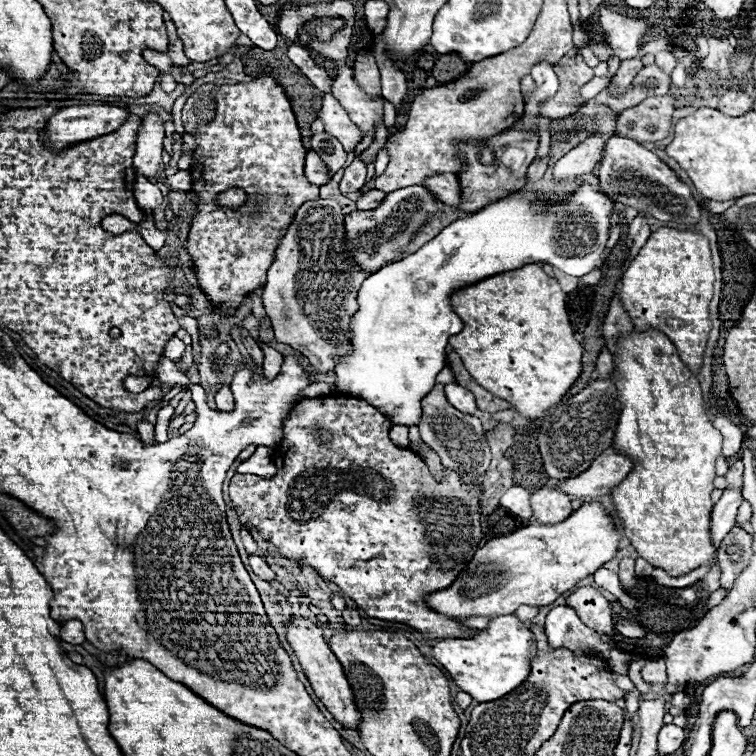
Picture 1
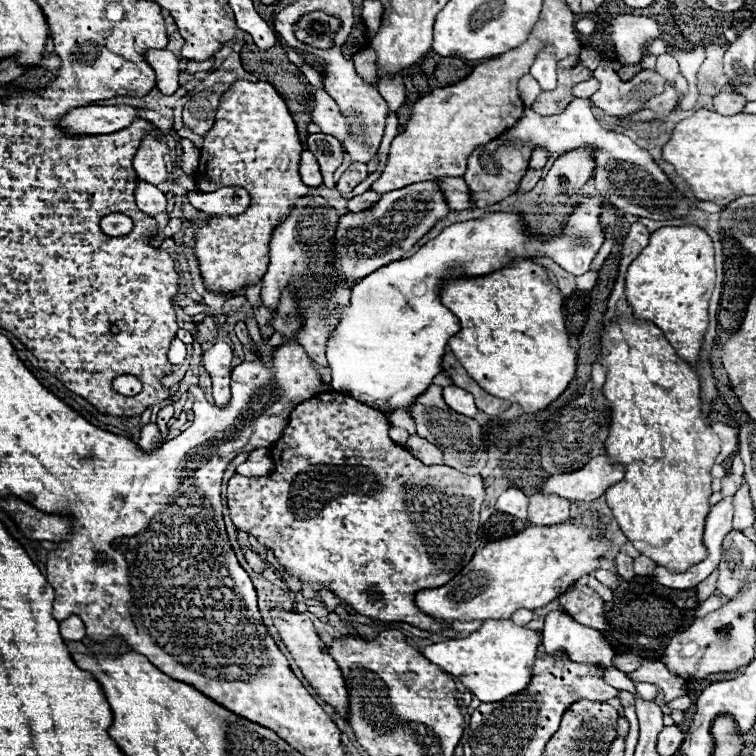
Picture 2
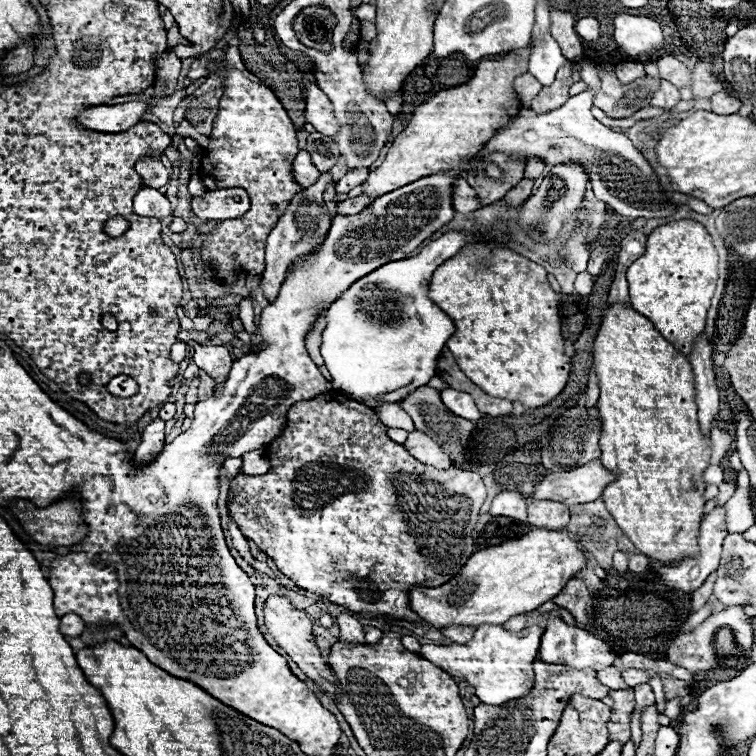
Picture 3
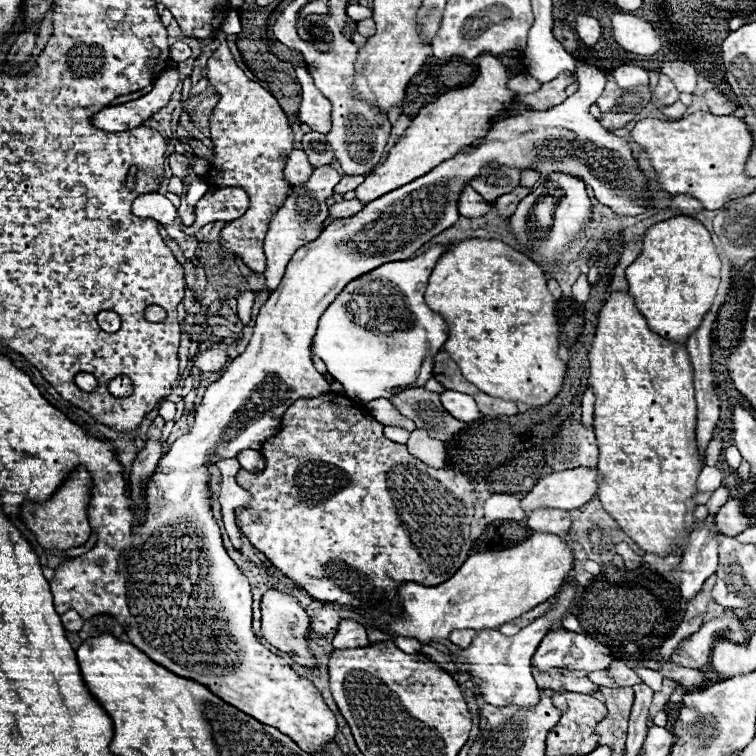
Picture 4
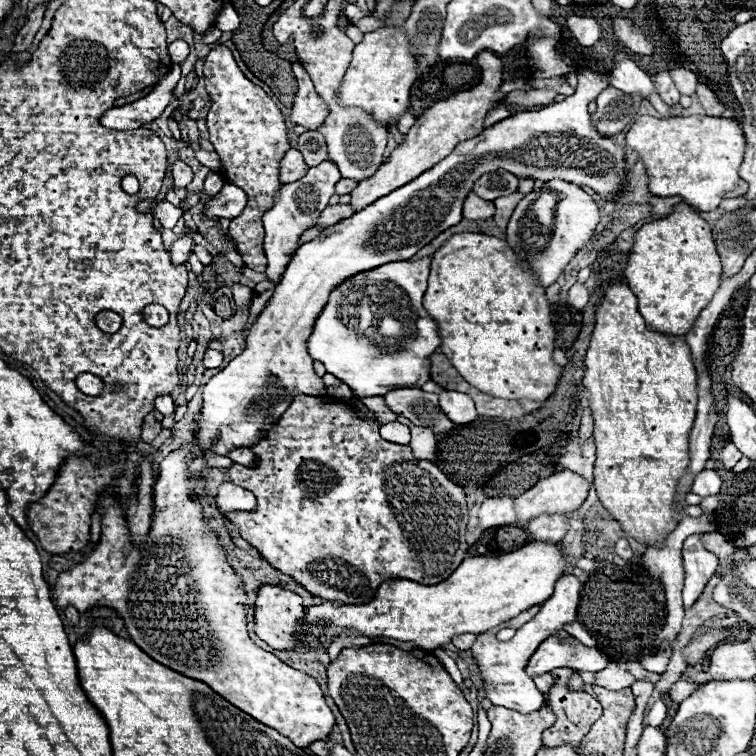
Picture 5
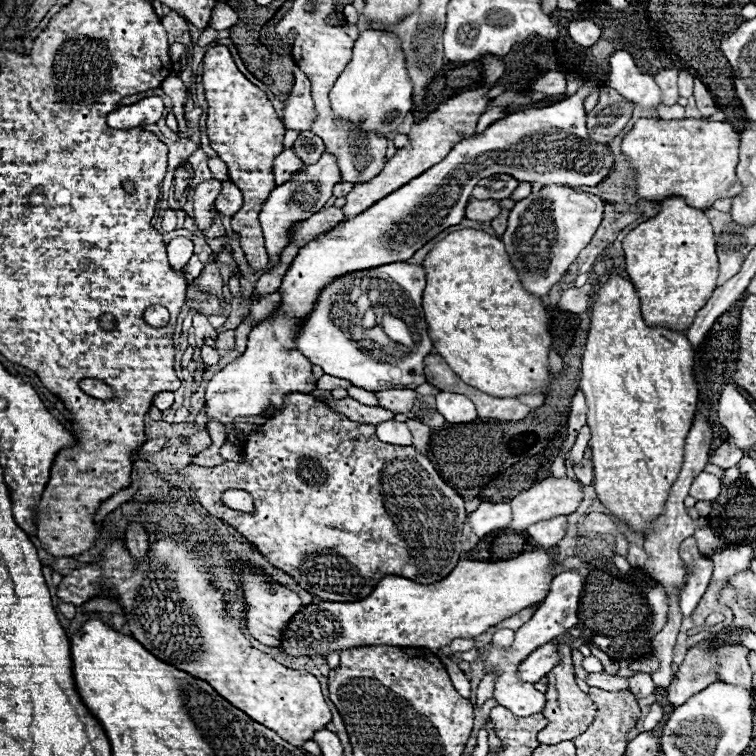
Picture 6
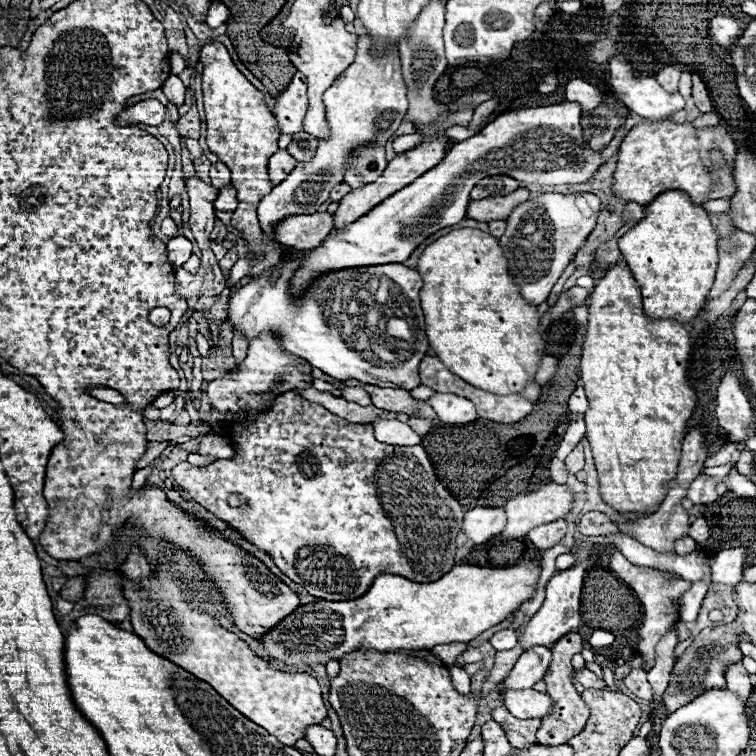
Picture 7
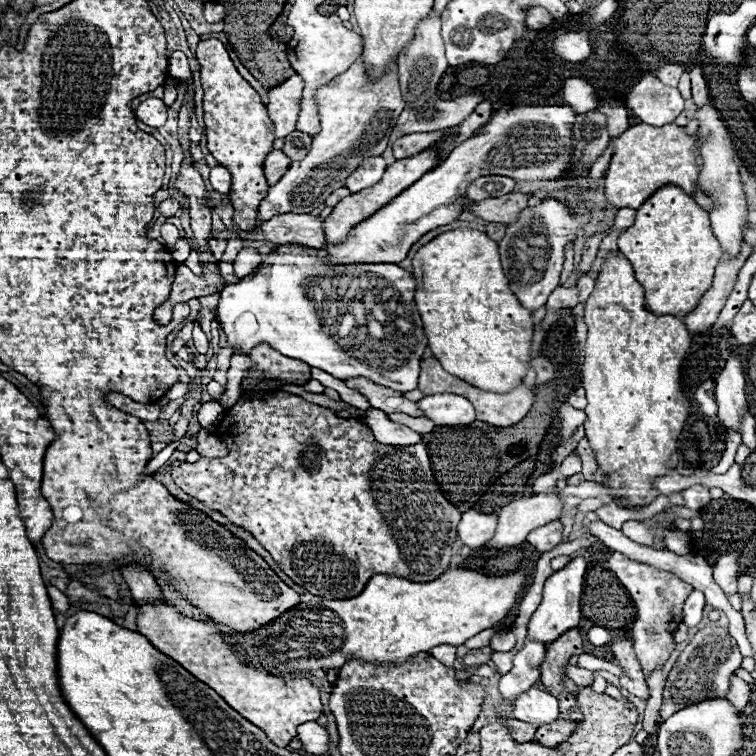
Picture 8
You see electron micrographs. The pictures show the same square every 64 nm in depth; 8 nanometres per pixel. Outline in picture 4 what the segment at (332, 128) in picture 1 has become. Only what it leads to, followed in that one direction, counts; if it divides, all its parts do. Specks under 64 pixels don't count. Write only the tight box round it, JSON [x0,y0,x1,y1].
[296,68,332,134]

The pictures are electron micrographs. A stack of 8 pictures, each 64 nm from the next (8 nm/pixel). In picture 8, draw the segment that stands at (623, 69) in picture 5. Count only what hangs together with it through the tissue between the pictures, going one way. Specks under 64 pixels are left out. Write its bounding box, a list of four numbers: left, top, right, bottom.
[625,76,684,124]

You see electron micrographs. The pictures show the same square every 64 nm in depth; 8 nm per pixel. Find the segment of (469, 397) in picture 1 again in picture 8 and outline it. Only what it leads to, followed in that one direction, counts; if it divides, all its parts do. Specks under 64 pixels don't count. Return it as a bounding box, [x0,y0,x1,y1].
[418,394,476,426]

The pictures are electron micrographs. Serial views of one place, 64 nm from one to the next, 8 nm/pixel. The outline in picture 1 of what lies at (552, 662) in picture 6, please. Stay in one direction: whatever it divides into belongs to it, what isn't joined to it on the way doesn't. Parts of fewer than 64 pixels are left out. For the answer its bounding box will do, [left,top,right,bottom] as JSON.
[546,606,610,658]

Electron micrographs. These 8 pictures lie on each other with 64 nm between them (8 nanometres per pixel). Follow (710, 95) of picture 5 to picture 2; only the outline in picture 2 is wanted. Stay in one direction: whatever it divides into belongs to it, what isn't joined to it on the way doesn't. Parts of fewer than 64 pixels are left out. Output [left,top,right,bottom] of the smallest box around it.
[714,92,748,116]

